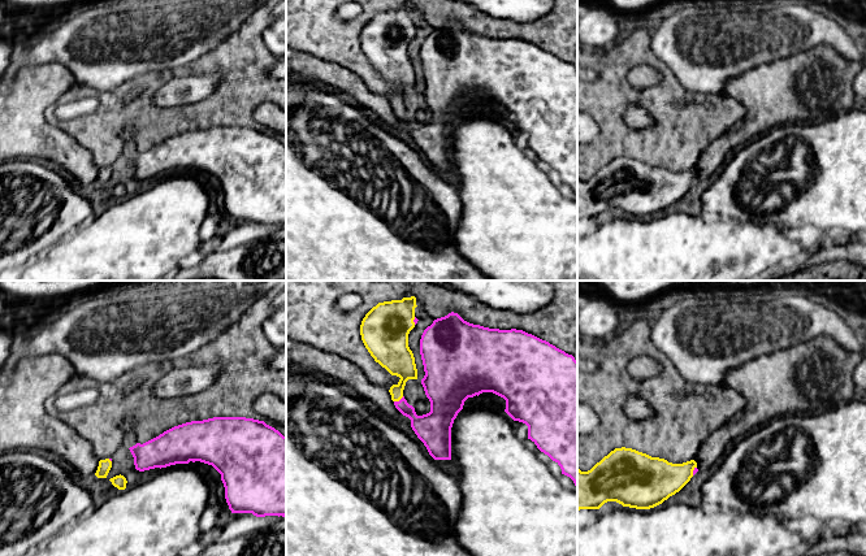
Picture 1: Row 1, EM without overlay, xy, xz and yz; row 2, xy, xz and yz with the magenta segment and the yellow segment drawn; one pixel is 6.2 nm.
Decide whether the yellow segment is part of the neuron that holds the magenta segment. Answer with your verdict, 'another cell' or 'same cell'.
same cell

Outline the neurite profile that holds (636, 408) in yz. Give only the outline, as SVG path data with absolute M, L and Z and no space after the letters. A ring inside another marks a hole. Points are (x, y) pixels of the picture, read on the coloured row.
M631 395L625 400L625 414L633 421L644 421L653 416L653 409L641 396Z

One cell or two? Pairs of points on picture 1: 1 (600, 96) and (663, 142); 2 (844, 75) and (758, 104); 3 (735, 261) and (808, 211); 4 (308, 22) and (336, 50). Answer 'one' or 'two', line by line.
1: one
2: one
3: two
4: one

